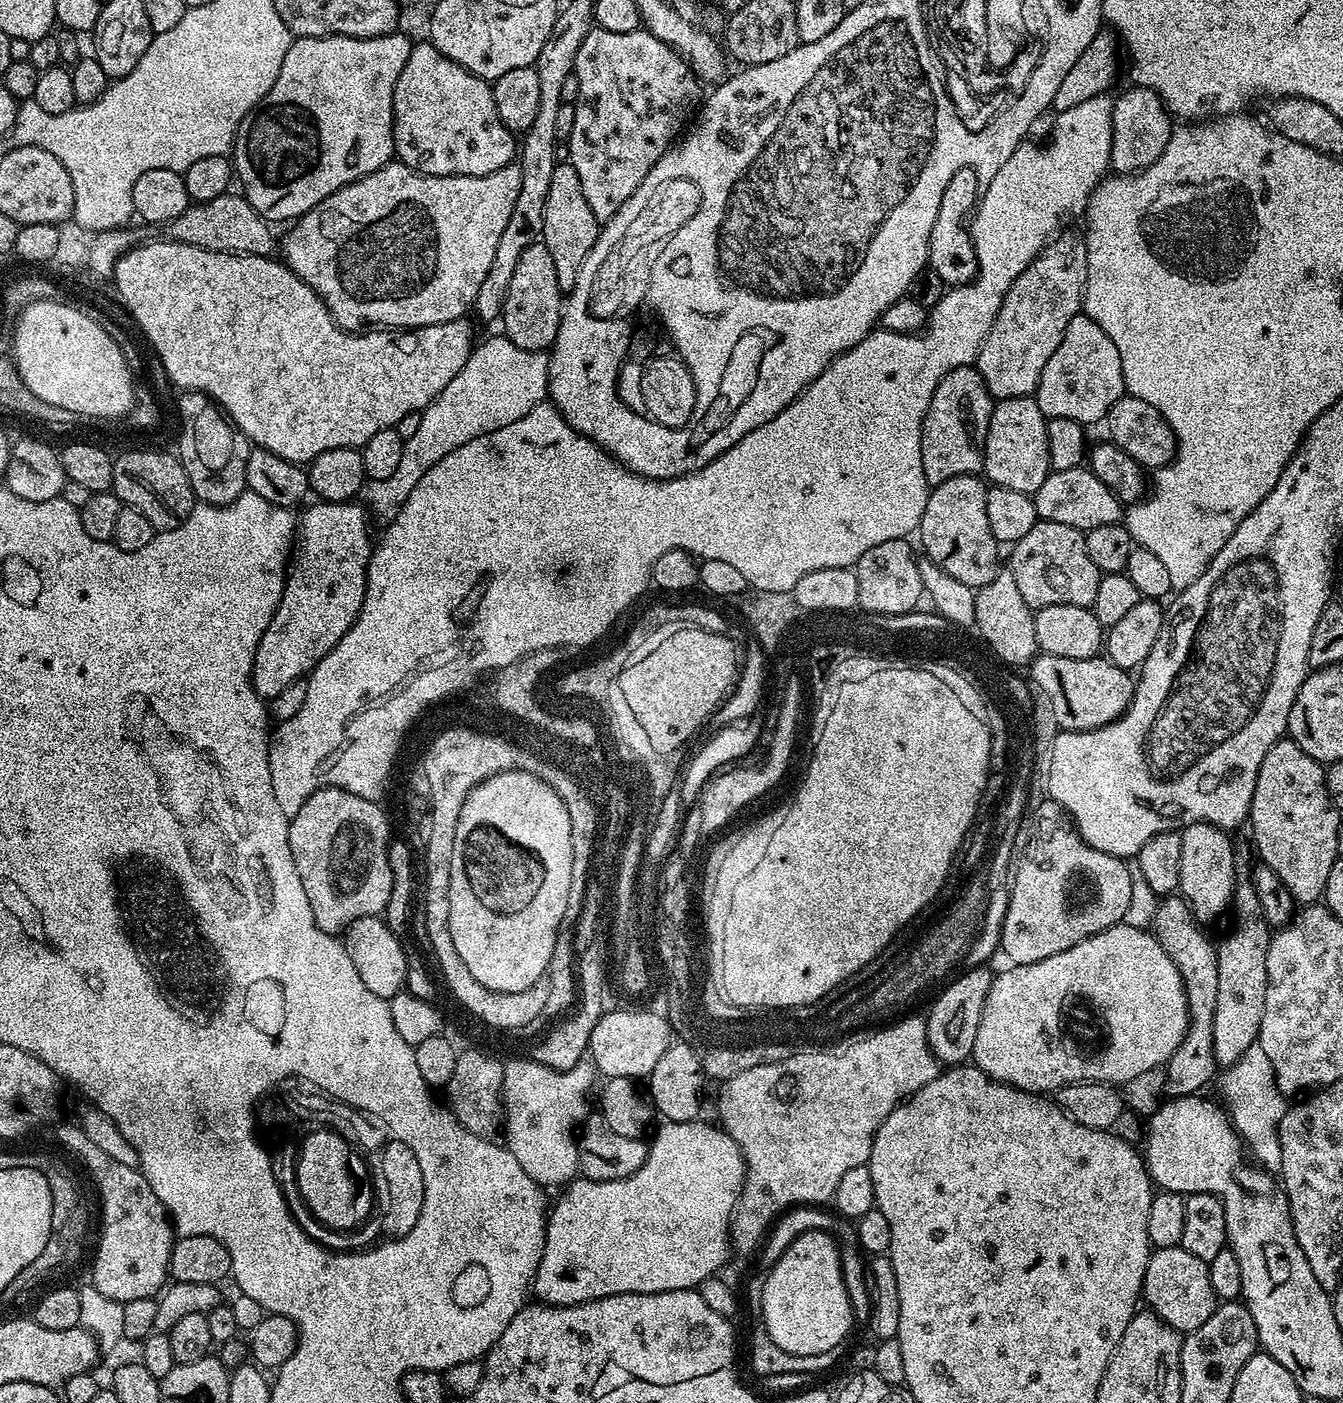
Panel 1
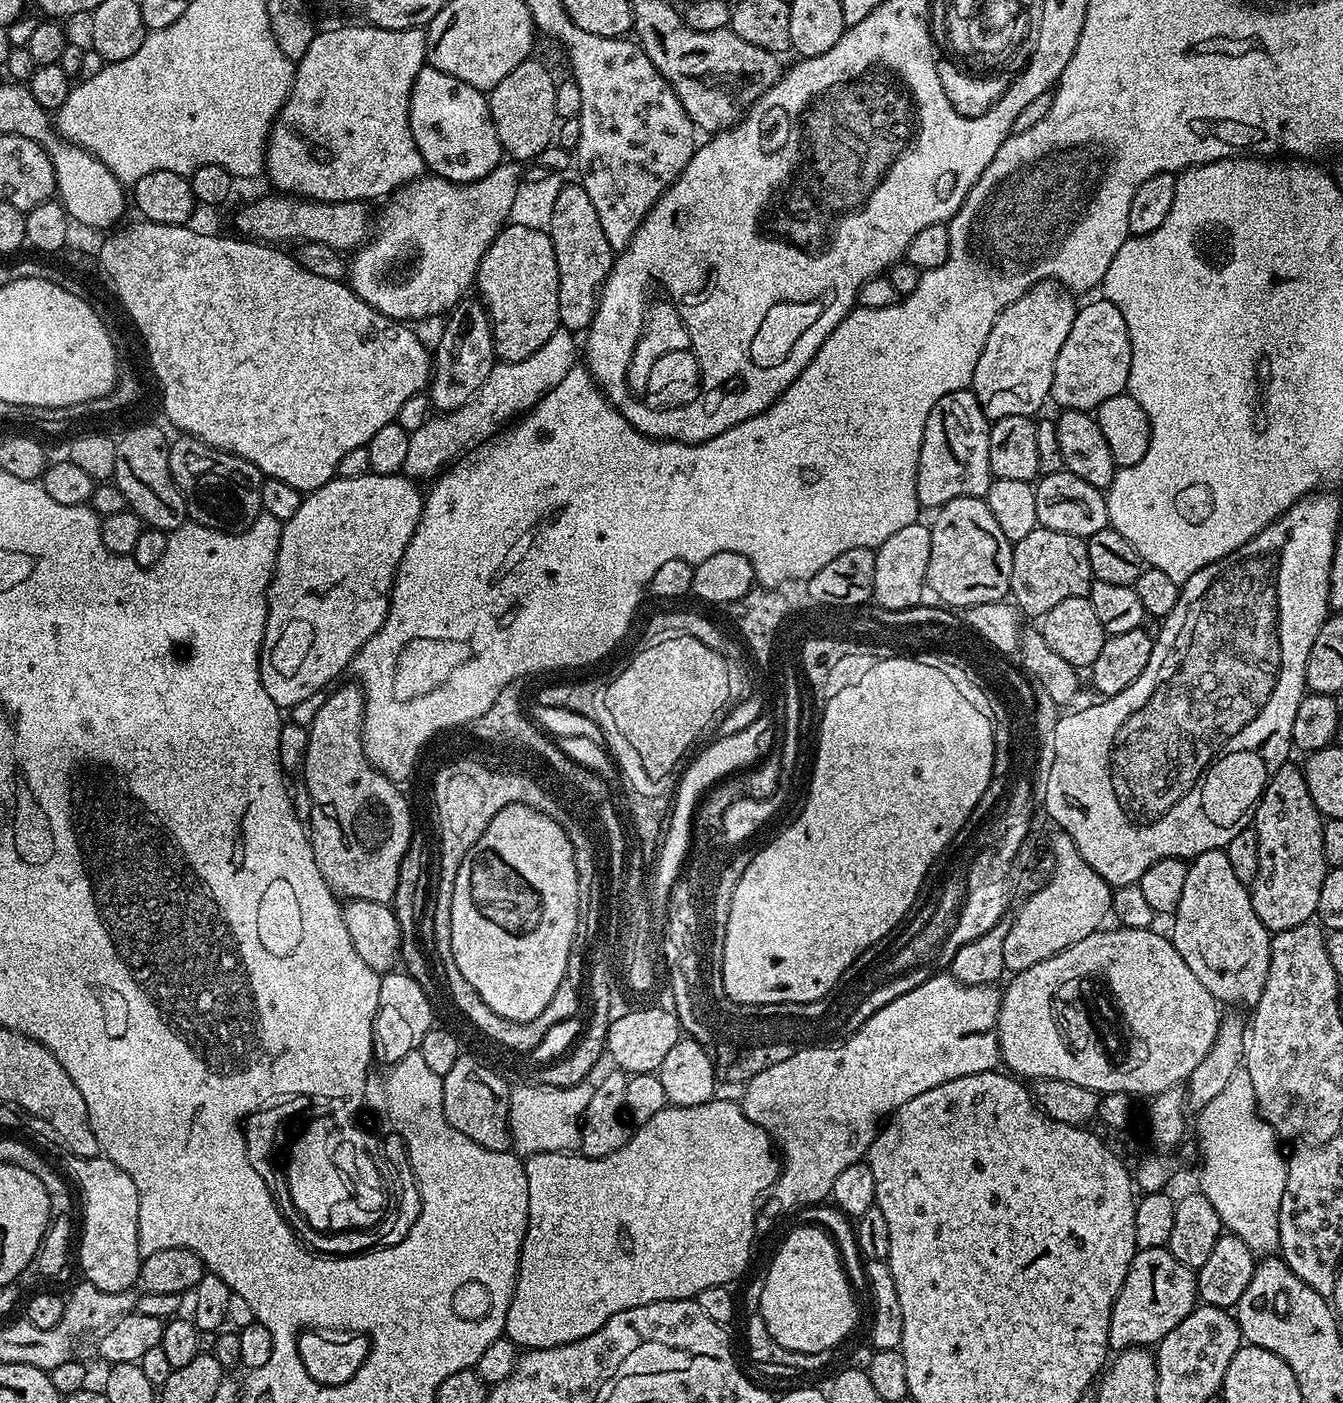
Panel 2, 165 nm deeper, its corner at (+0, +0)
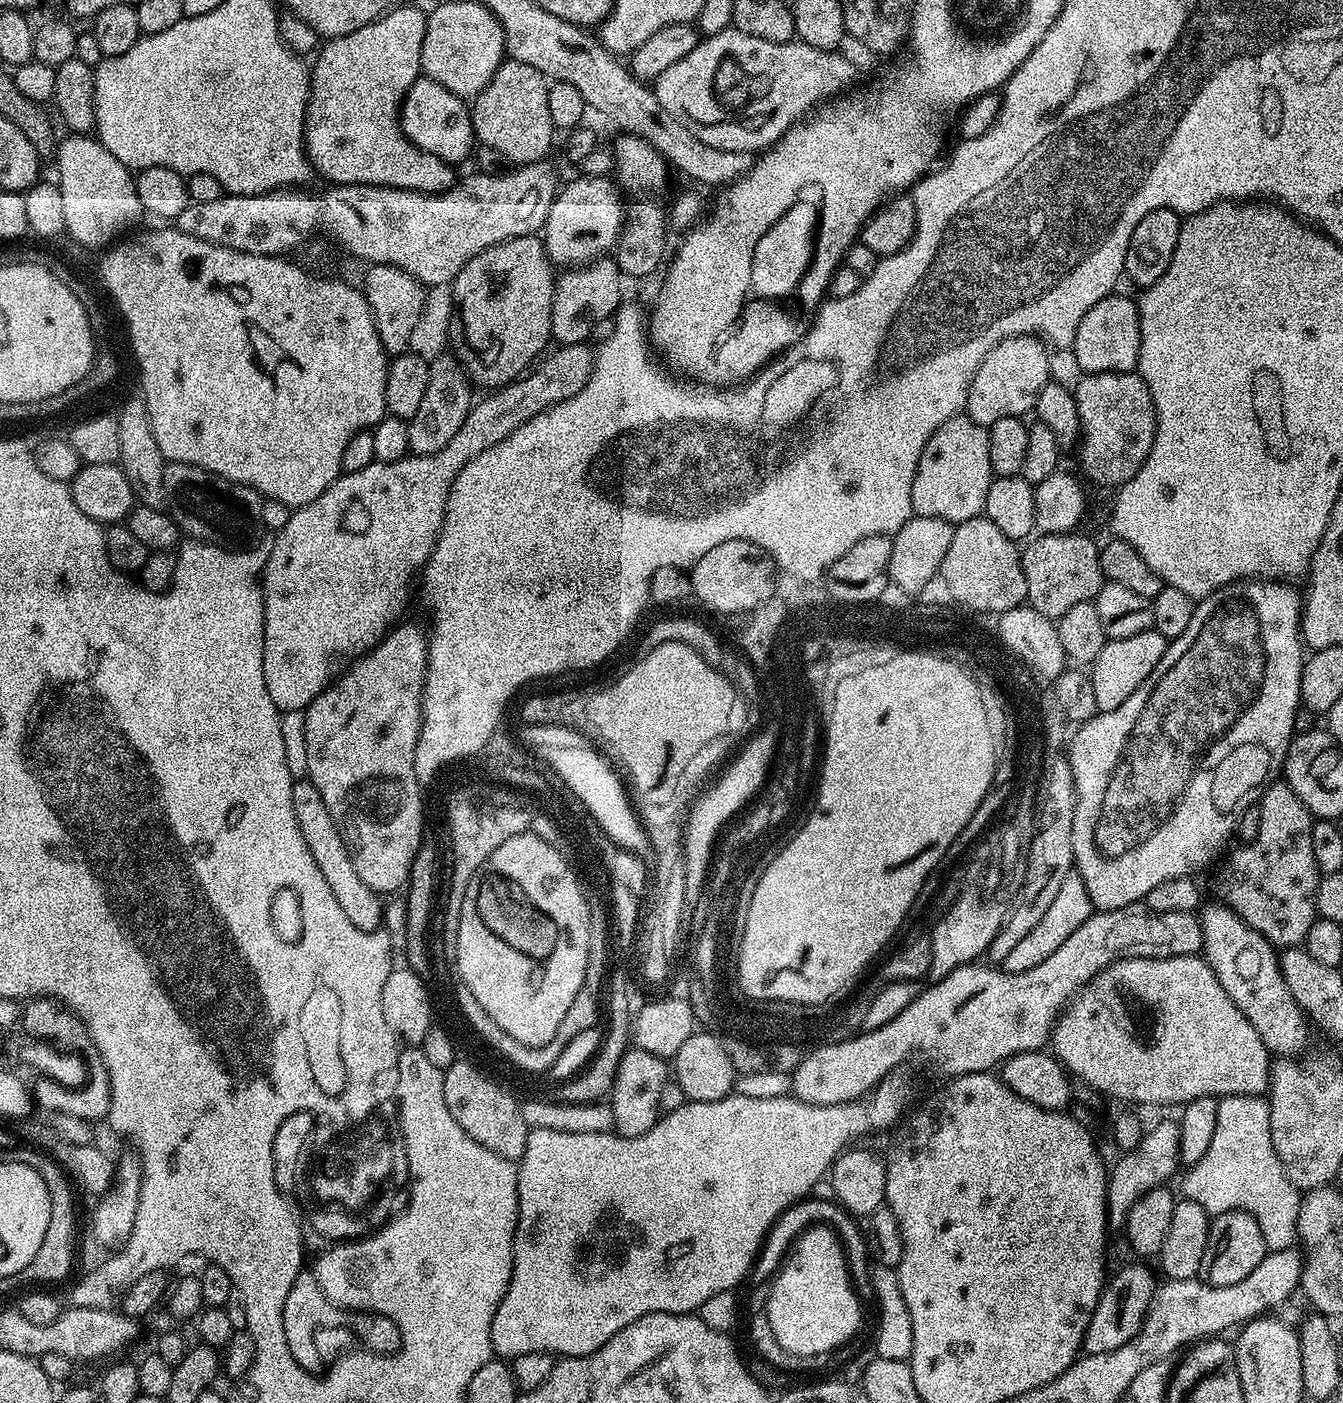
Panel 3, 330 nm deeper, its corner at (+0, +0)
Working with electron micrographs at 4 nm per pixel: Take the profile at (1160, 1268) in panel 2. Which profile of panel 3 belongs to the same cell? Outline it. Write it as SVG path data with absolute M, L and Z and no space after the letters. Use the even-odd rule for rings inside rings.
M1132 1264L1124 1268L1116 1277L1109 1279L1104 1286L1104 1292L1100 1296L1098 1306L1090 1318L1090 1326L1086 1326L1086 1334L1082 1345L1083 1351L1089 1356L1094 1354L1106 1354L1110 1350L1118 1350L1142 1326L1142 1322L1148 1313L1148 1307L1152 1301L1152 1295L1156 1293L1158 1280L1152 1277L1148 1268L1140 1264Z

